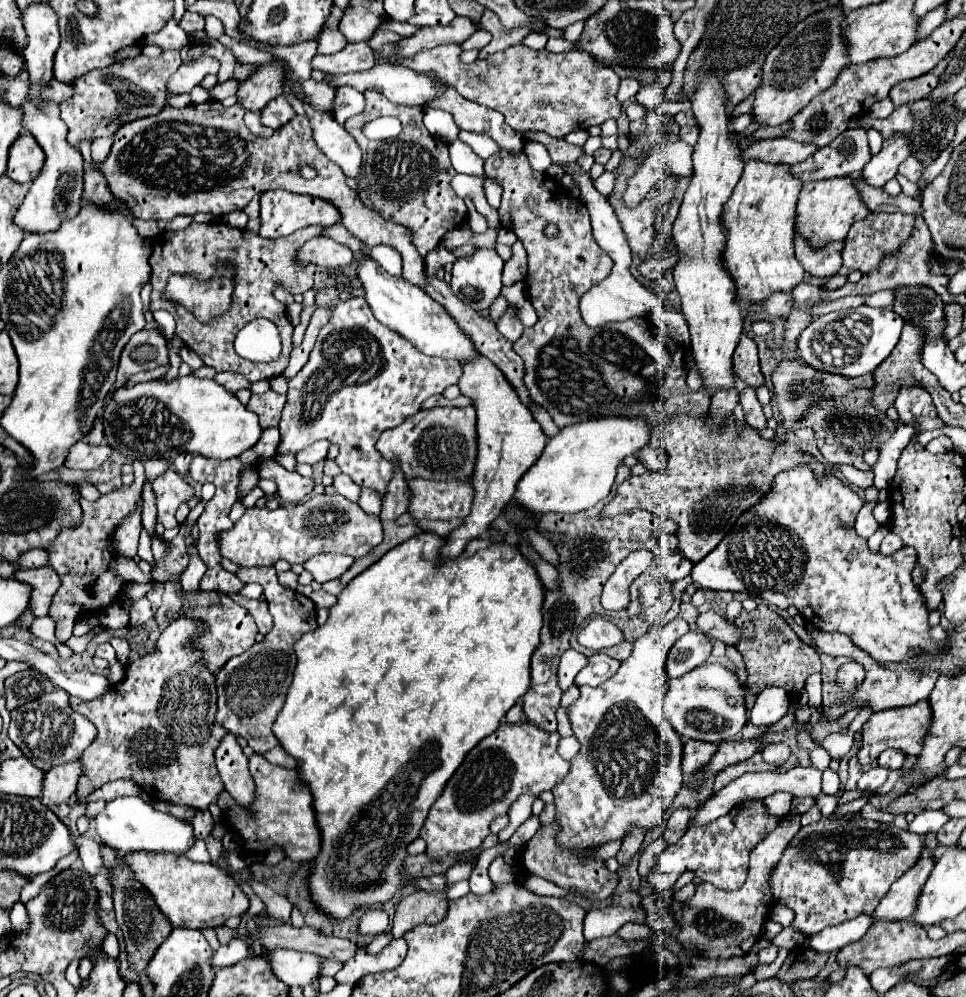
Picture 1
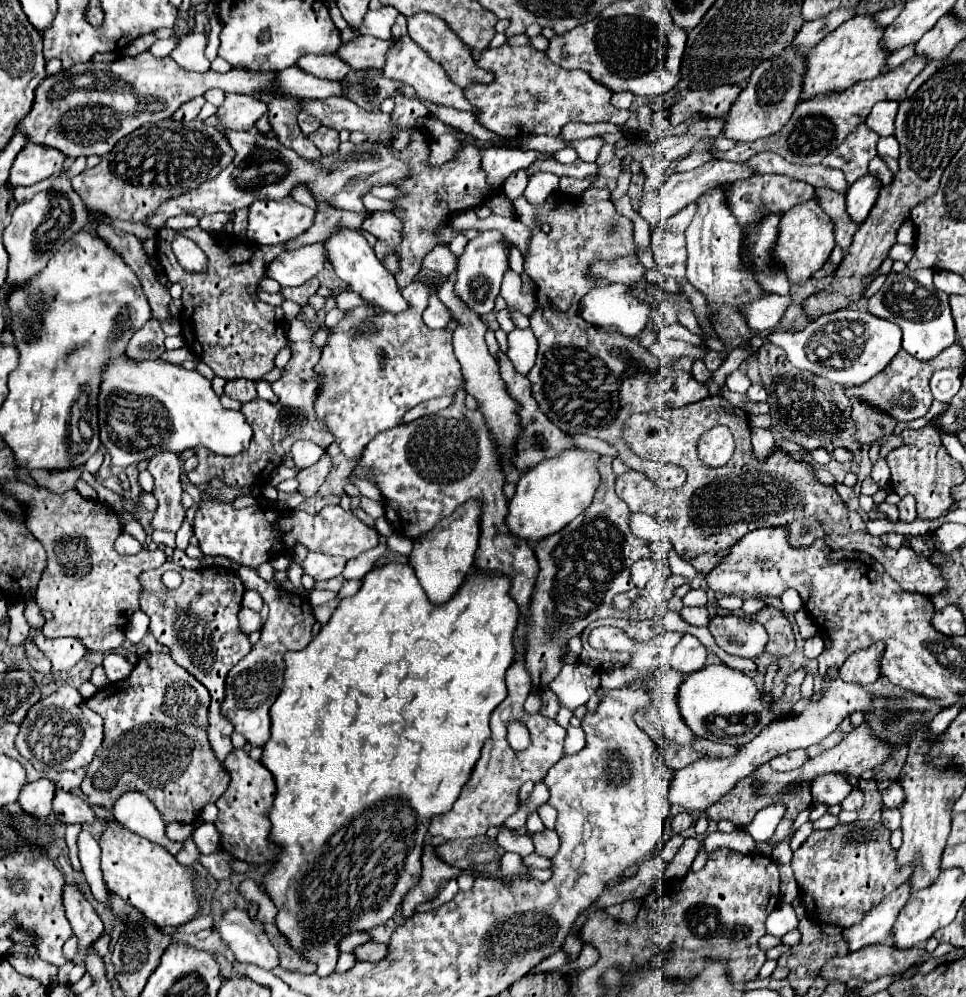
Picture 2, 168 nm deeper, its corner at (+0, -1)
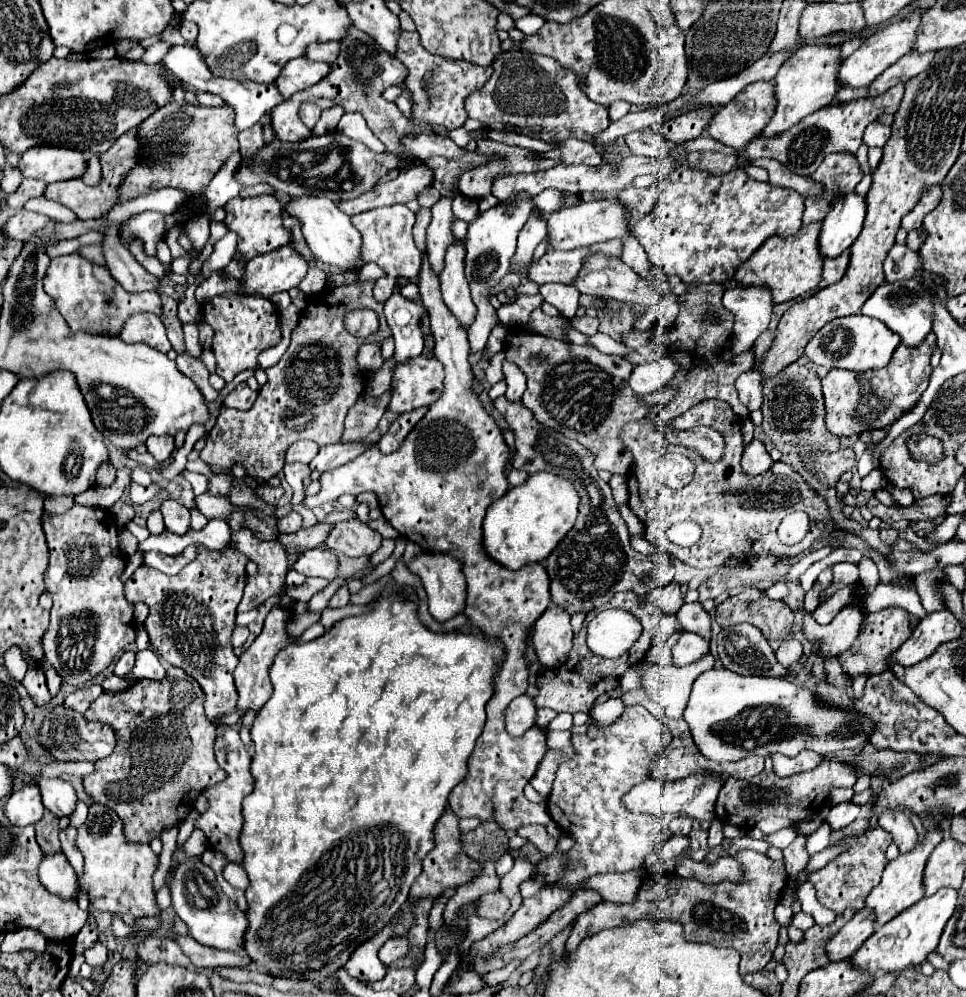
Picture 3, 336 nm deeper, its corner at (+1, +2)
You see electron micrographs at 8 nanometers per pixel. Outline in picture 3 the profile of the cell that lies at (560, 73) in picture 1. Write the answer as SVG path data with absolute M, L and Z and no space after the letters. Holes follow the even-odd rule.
M512 49L510 53L502 53L492 67L494 75L490 81L466 99L468 117L482 121L486 129L524 133L546 143L558 143L568 137L592 143L610 125L608 109L586 99L576 75L550 57L526 55L524 51Z

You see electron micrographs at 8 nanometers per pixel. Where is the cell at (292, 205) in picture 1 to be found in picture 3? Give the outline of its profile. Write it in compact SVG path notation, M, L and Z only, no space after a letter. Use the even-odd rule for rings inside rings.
M260 195L260 197L236 197L226 205L226 219L224 225L228 231L238 235L236 253L232 255L238 263L248 263L256 255L270 253L290 241L290 231L282 225L282 201L274 195Z

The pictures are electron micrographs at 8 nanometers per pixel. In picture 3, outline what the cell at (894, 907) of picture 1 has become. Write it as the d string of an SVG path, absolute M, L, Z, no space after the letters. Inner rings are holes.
M860 909L828 943L826 943L826 955L830 961L844 961L858 951L858 947L874 933L874 915L870 911Z

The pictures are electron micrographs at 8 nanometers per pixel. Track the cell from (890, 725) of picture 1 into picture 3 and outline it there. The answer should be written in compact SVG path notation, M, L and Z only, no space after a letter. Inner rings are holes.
M766 759L766 769L750 779L728 779L718 795L716 801L716 817L722 823L736 825L740 829L752 829L760 819L770 817L770 815L786 815L792 819L802 819L810 813L818 813L818 807L822 807L822 801L830 795L832 789L836 787L854 787L856 779L850 775L850 767L844 763L834 763L834 761L822 761L822 767L816 771L808 771L802 775L794 775L790 779L778 779L772 771L770 759Z

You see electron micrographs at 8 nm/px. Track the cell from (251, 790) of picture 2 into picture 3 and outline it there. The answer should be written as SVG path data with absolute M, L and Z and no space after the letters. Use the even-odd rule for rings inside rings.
M224 729L216 737L216 761L226 771L226 779L202 791L202 795L208 799L208 809L196 819L196 827L204 831L208 845L214 851L220 851L228 861L242 863L242 849L238 847L238 835L242 831L242 799L252 793L254 777L250 773L252 755L242 743L236 729Z

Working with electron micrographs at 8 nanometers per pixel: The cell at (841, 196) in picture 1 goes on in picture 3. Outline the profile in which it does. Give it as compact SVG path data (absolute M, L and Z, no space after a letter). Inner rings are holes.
M818 223L818 227L802 227L798 231L798 235L792 235L790 239L768 239L750 259L746 259L746 263L742 263L736 273L734 273L734 281L738 287L768 287L772 291L772 303L786 303L798 297L808 295L822 279L822 255L818 255L818 231L820 231L822 223Z

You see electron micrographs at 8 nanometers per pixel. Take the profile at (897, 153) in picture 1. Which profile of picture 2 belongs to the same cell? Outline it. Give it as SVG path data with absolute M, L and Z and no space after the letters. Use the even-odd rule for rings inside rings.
M865 174L851 184L851 188L847 190L847 212L855 222L863 222L867 218L871 206L879 198L881 188L881 180L873 174Z

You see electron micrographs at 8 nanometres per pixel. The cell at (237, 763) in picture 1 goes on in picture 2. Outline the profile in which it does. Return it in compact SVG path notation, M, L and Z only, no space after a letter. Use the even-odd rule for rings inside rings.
M165 562L161 568L149 570L141 578L143 594L141 594L141 610L151 618L149 630L153 636L171 650L173 660L189 670L211 694L209 706L209 742L213 746L215 756L223 764L225 758L233 752L231 734L233 726L219 714L219 704L223 702L223 682L231 666L235 666L249 650L249 636L239 628L237 612L241 608L243 584L235 578L235 572L225 568L203 568L203 570L183 570L173 562ZM165 570L175 570L183 576L183 582L175 590L167 590L161 582Z

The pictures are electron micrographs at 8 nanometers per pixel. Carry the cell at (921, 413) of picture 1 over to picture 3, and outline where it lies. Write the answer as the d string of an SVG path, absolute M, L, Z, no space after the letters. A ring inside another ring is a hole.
M928 333L920 347L908 347L900 343L894 351L896 355L892 355L892 361L882 369L862 373L830 369L830 373L822 379L822 395L826 403L826 429L836 437L852 437L864 431L890 427L890 423L894 423L926 391L926 383L930 381L932 373L930 355L934 347L934 333Z

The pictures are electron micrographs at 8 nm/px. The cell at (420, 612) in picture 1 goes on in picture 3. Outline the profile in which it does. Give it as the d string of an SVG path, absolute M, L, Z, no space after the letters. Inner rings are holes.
M398 593L382 597L380 601L372 603L370 613L346 617L310 643L294 643L284 647L270 667L274 693L258 711L250 729L254 741L254 757L250 769L254 775L254 791L242 803L244 827L240 835L240 847L244 853L242 869L250 879L250 885L244 891L248 901L244 953L254 965L272 977L308 981L336 973L350 959L356 947L374 937L394 919L394 915L408 899L410 885L422 871L420 863L424 855L434 849L434 825L446 809L450 791L466 777L466 761L486 721L484 707L494 695L492 677L496 675L498 659L502 659L502 645L494 647L494 643L486 643L482 635L428 631L420 623L416 611L418 605L402 601Z

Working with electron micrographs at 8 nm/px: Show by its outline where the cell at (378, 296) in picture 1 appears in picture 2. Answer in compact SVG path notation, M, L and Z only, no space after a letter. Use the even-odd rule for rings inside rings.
M339 230L331 238L325 240L325 248L331 254L331 266L335 268L335 274L353 290L357 292L365 302L379 308L383 314L401 314L409 310L409 302L403 298L397 280L387 268L379 262L369 242L357 232L357 230Z

